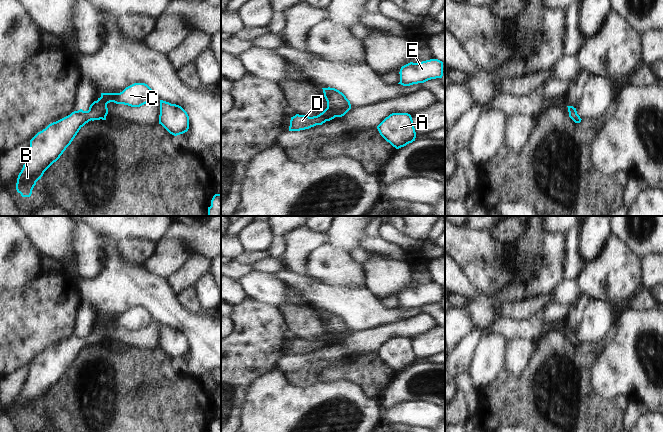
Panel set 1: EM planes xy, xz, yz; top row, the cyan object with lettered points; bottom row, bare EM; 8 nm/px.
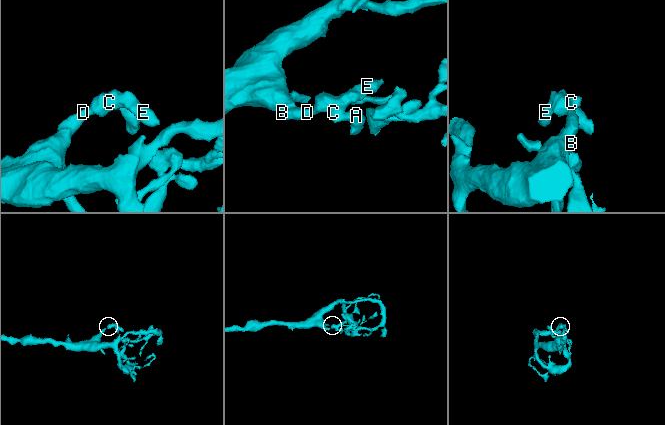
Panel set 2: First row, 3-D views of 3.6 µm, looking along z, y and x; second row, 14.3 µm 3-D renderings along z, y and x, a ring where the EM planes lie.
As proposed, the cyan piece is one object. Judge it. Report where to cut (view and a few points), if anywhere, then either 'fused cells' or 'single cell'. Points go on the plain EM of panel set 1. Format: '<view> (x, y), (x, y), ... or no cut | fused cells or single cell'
no cut | single cell

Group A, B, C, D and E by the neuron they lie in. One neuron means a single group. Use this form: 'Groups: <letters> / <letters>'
Groups: A B C D E

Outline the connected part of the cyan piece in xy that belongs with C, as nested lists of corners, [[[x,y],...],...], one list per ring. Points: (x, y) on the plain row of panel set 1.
[[[134,307],[120,317],[101,317],[88,335],[80,333],[49,348],[30,364],[29,378],[17,402],[17,416],[22,421],[30,421],[36,406],[60,382],[79,354],[91,344],[106,344],[108,327],[140,331],[153,321],[153,314],[147,308]]]

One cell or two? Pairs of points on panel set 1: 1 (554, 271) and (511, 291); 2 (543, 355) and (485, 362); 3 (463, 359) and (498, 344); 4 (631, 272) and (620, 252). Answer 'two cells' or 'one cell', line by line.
1: one cell
2: two cells
3: two cells
4: one cell

